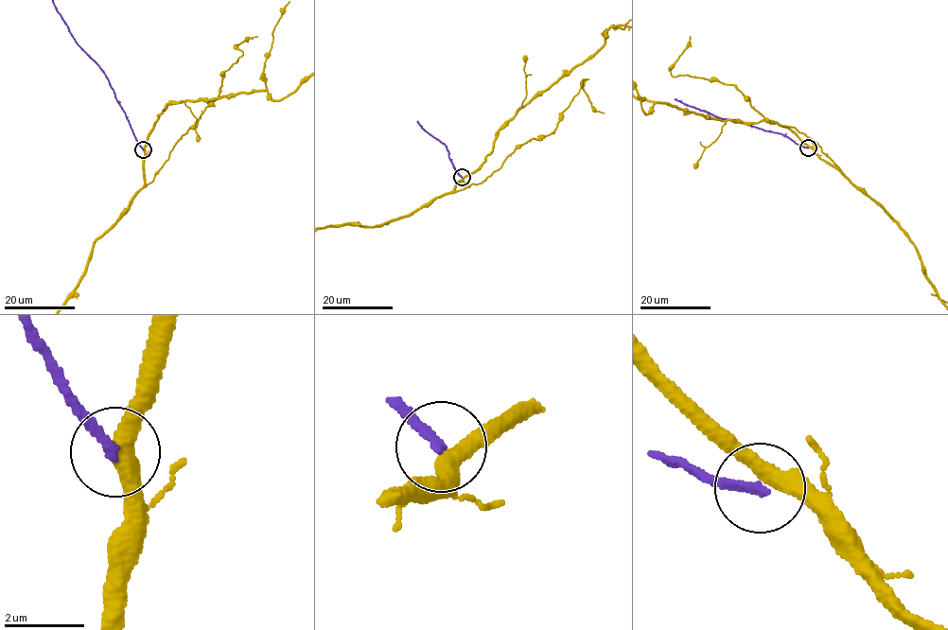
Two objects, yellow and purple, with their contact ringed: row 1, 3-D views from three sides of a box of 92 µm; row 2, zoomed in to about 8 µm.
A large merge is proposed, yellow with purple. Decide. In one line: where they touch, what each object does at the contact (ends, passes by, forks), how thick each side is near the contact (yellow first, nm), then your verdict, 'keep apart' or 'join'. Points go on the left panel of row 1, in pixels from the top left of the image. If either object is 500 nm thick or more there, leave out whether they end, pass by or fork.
(143, 149) | yellow passes by | purple ends | 400/190 nm | keep apart

